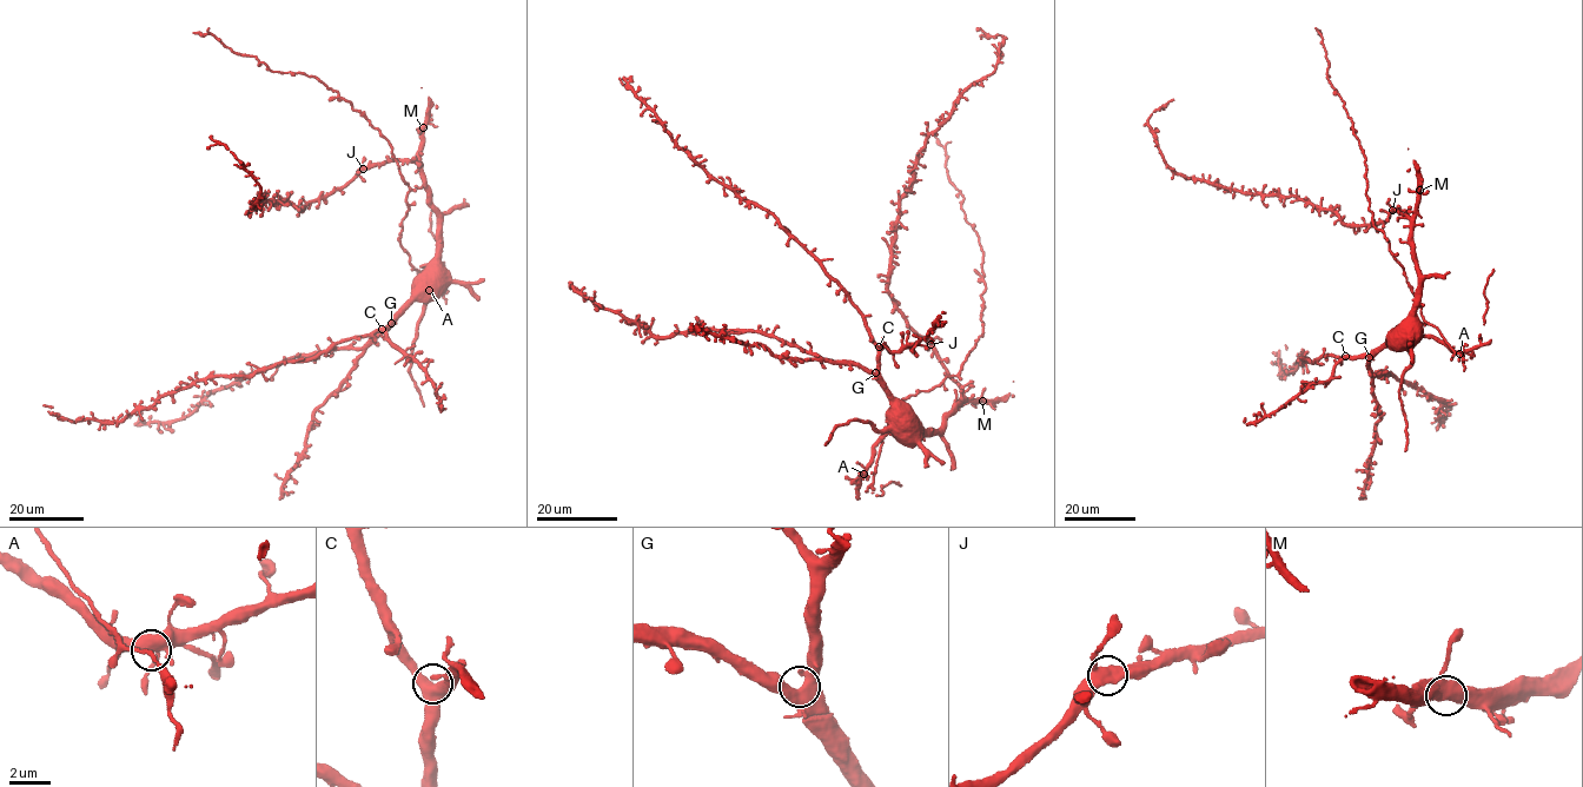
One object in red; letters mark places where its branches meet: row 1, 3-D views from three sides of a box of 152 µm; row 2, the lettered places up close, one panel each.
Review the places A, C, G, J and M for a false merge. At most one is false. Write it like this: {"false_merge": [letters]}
{"false_merge": []}

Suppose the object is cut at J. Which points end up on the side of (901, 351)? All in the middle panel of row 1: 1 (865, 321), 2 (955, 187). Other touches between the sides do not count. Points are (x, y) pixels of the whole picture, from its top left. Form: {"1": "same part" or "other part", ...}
{"1": "same part", "2": "same part"}

